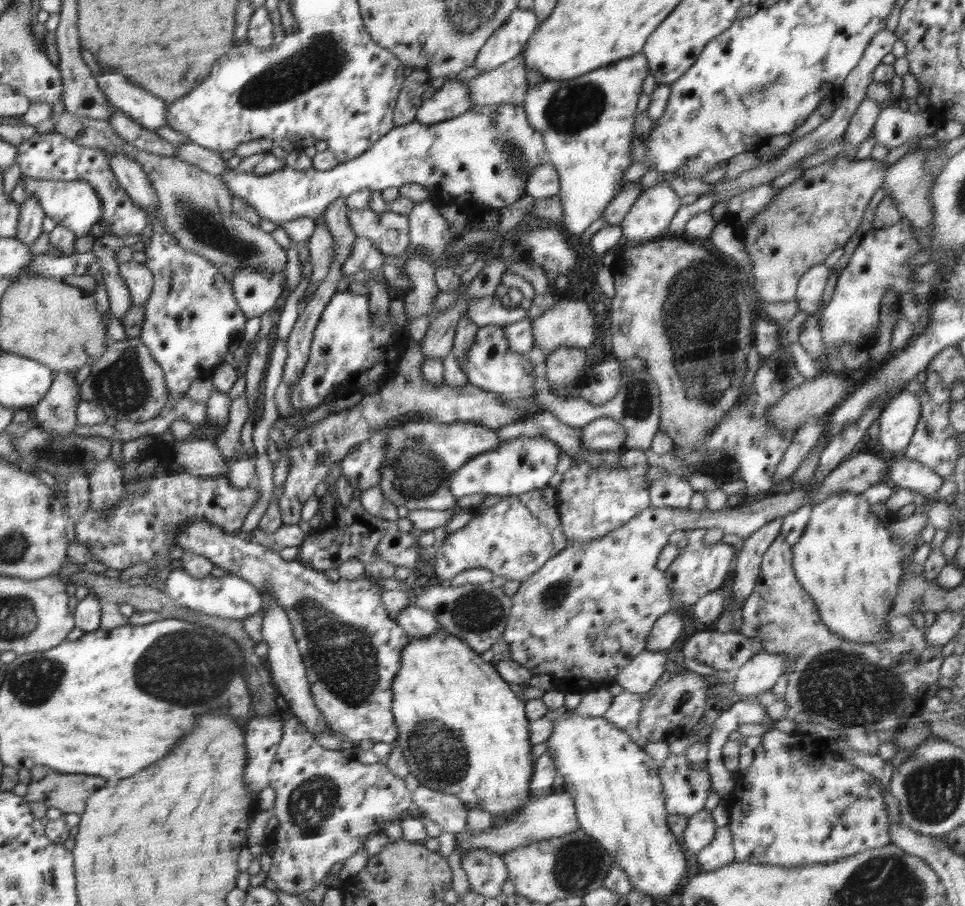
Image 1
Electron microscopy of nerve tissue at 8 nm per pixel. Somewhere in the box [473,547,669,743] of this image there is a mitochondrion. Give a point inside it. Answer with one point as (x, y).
(554, 594)

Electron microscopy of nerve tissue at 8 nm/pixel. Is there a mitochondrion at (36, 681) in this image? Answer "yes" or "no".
yes

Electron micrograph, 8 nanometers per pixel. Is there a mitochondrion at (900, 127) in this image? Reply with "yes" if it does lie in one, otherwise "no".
no

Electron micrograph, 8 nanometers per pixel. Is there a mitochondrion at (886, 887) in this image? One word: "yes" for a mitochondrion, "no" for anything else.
yes

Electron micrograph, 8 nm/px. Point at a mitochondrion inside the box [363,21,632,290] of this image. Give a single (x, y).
(571, 109)

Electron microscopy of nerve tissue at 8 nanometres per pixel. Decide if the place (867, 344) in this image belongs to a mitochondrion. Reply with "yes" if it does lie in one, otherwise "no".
no

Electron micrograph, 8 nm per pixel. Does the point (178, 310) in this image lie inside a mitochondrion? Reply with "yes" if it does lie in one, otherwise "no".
no

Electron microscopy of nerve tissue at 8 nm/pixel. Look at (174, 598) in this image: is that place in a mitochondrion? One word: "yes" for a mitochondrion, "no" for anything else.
no

